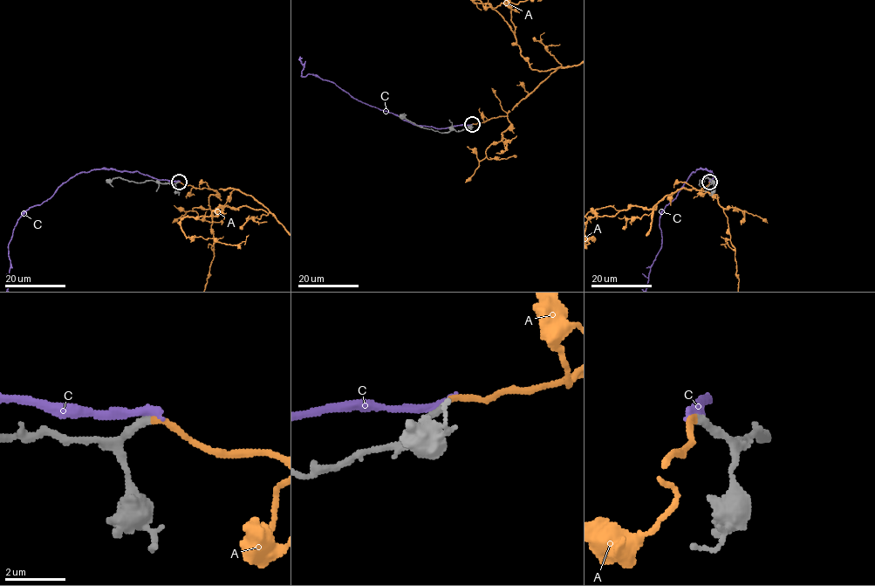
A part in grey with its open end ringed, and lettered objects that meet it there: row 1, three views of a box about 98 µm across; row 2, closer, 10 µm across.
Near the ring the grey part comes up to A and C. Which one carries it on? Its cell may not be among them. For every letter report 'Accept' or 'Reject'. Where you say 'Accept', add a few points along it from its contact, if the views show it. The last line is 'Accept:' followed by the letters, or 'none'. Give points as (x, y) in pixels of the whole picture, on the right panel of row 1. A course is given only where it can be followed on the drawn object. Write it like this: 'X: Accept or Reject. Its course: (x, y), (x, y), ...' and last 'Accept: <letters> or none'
A: Accept
C: Reject
Accept: A

